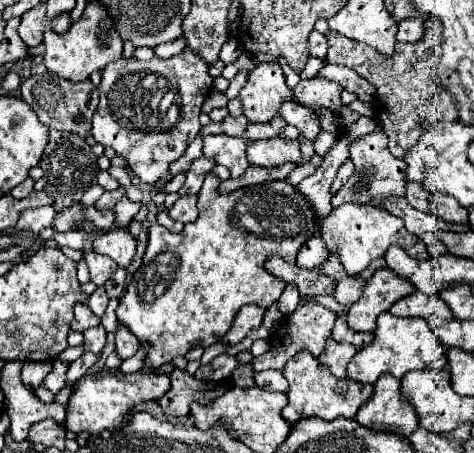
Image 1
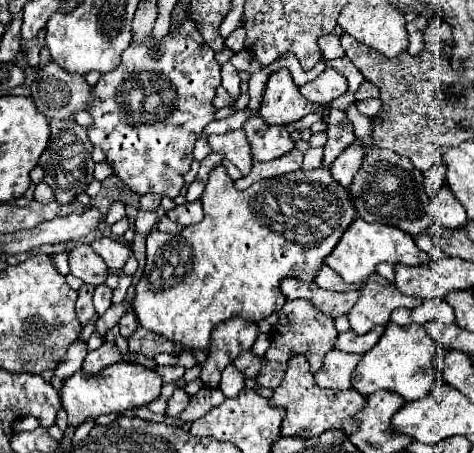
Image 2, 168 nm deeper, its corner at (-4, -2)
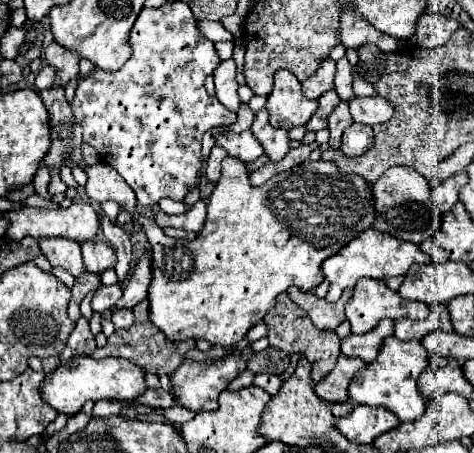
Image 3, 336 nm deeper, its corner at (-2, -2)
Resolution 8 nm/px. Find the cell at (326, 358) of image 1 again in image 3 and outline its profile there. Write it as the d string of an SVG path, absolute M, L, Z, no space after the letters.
M340 354L334 370L314 386L316 394L328 402L346 402L348 400L348 384L352 380L352 376L358 370L362 370L364 366L366 366L366 362L362 362L360 358L348 358L348 356Z

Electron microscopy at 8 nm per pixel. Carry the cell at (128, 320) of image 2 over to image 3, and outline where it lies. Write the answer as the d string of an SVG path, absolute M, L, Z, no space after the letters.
M120 310L116 316L112 316L112 322L116 328L130 328L134 324L134 314L132 310Z

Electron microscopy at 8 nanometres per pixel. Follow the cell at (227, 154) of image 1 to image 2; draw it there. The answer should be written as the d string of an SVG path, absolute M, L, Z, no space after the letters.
M242 130L226 132L220 136L208 136L208 142L214 152L224 154L224 158L238 166L244 174L250 172L254 160L250 156L250 142L246 140L246 134Z

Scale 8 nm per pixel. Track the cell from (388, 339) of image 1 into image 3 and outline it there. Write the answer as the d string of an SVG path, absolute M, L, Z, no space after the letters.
M388 336L378 352L378 358L366 364L364 370L358 370L348 388L350 400L354 404L366 406L384 406L392 410L402 422L416 420L424 412L424 398L418 388L418 378L428 366L428 350L420 340L398 340L396 336Z

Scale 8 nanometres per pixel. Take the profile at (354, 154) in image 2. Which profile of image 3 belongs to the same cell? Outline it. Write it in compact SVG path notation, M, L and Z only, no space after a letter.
M352 124L344 130L342 136L342 146L340 150L344 152L344 156L348 158L356 158L362 156L370 146L372 146L372 128L366 124Z

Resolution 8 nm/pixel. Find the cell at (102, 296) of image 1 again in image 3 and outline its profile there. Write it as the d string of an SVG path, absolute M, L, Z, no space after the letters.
M118 284L114 286L100 286L92 298L92 310L102 314L110 304L116 304L116 300L122 296L122 288Z

